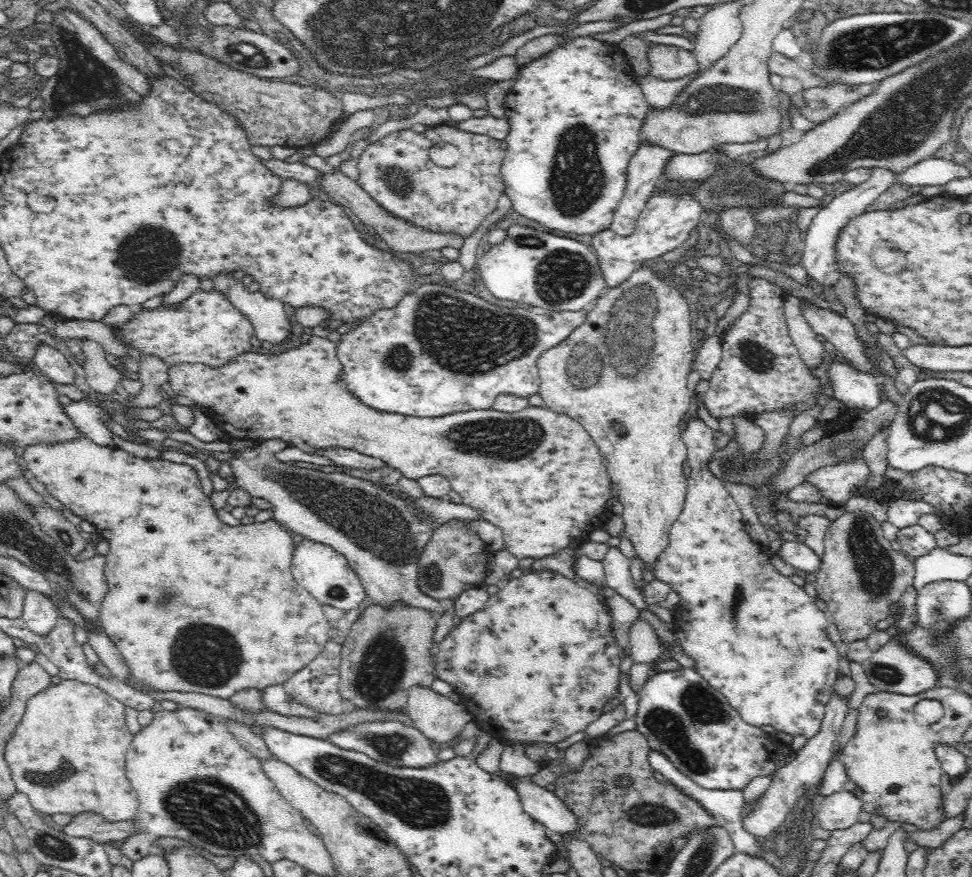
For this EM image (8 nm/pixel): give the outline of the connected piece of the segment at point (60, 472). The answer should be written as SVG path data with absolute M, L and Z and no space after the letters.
M78 435L73 438L56 438L56 440L37 439L32 443L16 443L9 439L11 449L16 451L19 463L28 468L60 503L90 522L108 544L110 551L105 558L104 588L105 594L100 598L96 610L96 620L128 665L131 680L137 686L149 686L155 690L187 690L228 699L232 694L244 689L264 688L270 684L280 684L288 680L296 670L304 668L322 646L332 639L331 626L322 613L320 603L302 588L290 574L290 556L292 556L293 541L286 528L276 520L268 522L240 522L240 526L232 526L232 522L221 521L210 498L203 492L197 473L187 463L166 460L144 460L128 454L119 447L100 446L88 438Z

